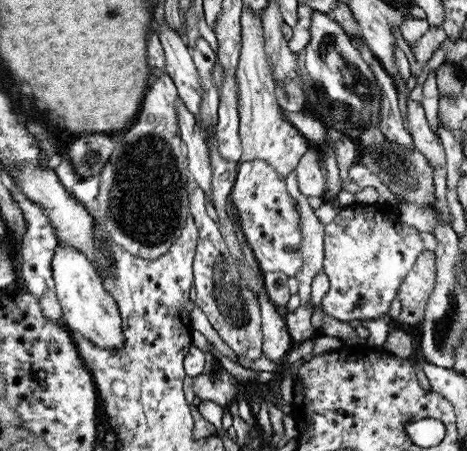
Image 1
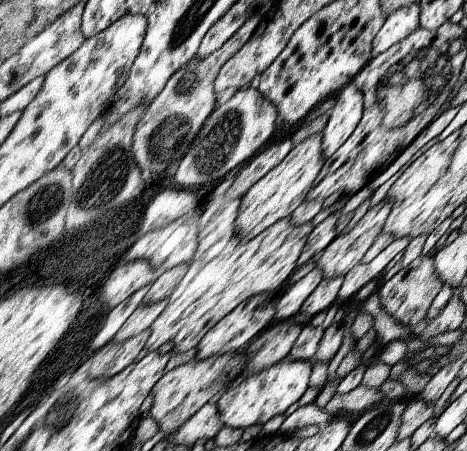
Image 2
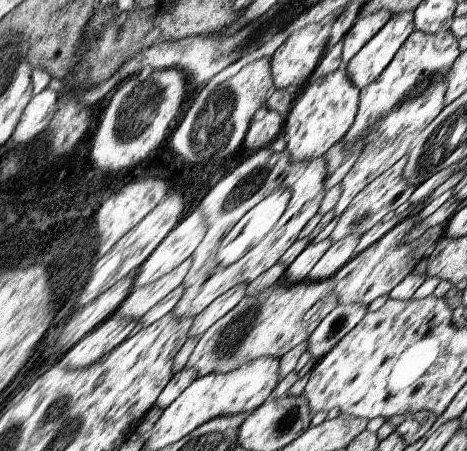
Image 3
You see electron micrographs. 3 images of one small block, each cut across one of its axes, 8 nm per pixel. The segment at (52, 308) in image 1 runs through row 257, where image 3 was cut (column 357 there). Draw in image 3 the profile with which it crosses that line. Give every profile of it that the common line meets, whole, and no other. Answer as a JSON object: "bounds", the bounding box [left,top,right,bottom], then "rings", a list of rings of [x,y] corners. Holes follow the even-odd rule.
{"bounds":[341,10,389,66],"rings":[[[377,10],[375,14],[371,14],[371,18],[357,18],[353,22],[353,26],[349,28],[349,32],[343,36],[343,52],[341,52],[341,66],[347,66],[349,60],[353,56],[357,56],[357,52],[379,32],[381,26],[385,26],[385,22],[389,20],[389,12],[387,10]]]}

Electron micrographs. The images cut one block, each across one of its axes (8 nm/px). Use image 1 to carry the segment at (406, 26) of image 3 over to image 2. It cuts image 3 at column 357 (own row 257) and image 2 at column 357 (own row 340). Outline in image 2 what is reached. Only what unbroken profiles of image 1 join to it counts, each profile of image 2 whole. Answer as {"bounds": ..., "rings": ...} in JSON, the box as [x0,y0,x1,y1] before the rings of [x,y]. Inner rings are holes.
{"bounds":[323,82,363,160],"rings":[[[349,82],[333,96],[337,102],[327,114],[329,120],[323,128],[323,160],[329,160],[337,148],[351,136],[363,114],[363,94]]]}

